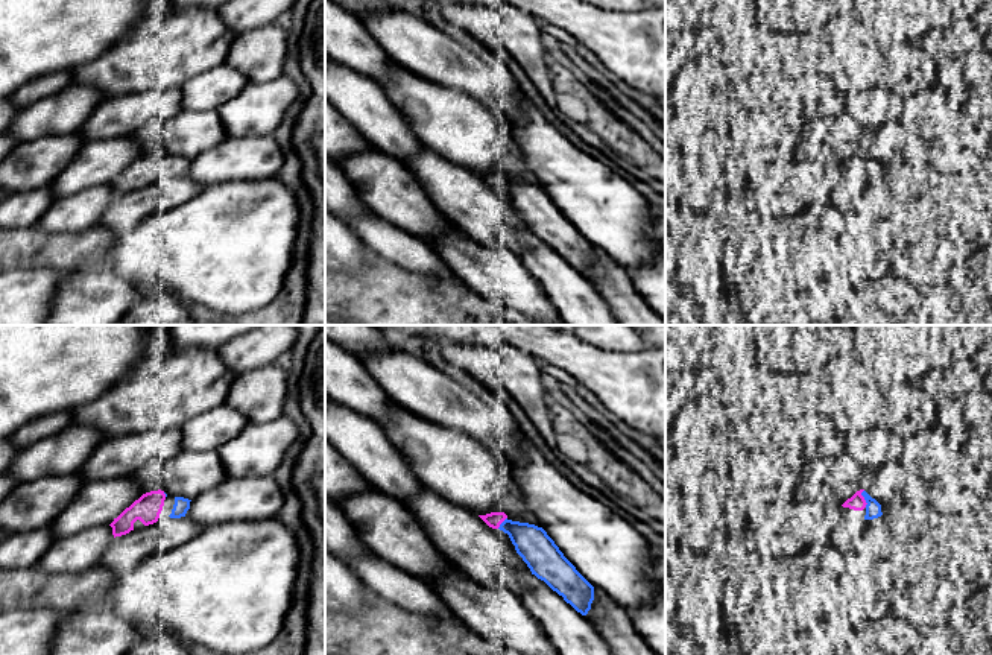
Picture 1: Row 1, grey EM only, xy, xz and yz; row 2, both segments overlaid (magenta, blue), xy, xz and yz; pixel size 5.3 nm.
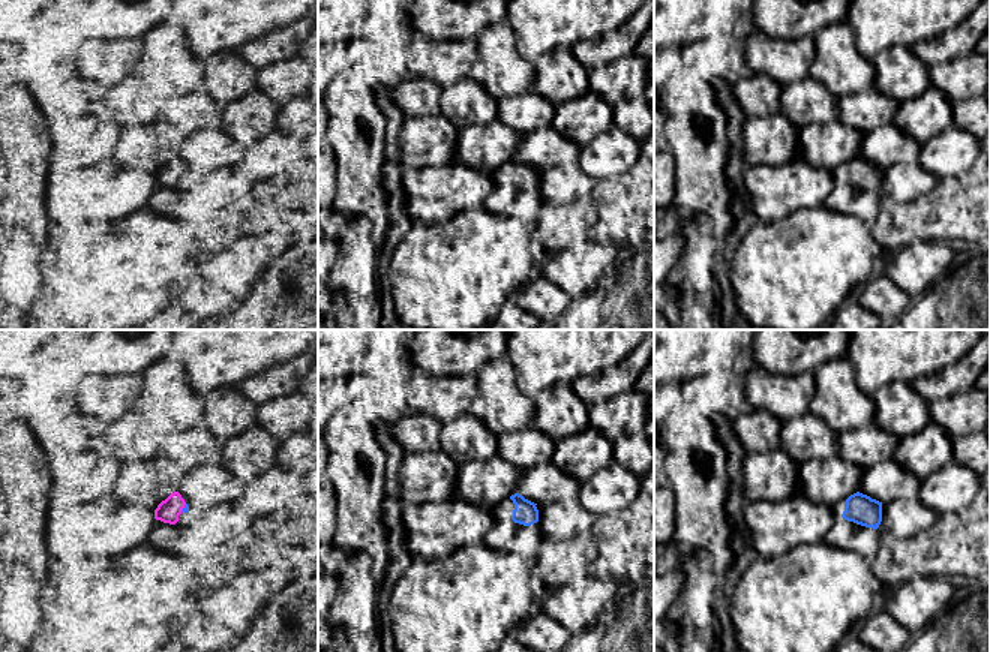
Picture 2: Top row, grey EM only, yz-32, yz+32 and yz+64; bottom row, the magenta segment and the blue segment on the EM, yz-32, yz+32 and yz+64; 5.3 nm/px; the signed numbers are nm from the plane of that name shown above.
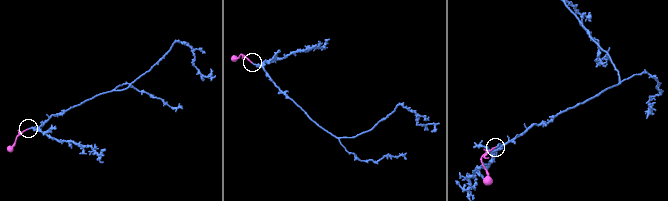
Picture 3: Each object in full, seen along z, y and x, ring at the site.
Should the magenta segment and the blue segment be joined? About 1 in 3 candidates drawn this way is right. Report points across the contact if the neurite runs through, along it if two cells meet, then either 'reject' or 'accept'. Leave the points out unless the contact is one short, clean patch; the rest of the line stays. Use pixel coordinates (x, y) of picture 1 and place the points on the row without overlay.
accept

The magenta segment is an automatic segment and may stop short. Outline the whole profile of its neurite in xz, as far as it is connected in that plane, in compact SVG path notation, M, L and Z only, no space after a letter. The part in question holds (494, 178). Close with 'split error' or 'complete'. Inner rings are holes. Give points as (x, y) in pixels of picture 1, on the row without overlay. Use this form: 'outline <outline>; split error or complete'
outline M504 172L479 175L489 187L509 195L517 213L532 234L544 240L577 272L586 275L594 260L594 246L564 216L542 187L512 181Z; split error

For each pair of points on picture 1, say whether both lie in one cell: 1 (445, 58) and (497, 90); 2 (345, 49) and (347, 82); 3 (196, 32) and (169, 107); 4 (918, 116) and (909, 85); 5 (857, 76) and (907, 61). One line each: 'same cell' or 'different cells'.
1: same cell
2: different cells
3: different cells
4: different cells
5: different cells

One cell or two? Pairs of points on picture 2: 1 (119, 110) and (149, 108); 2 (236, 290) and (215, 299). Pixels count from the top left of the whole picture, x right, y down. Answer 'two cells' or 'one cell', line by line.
1: one cell
2: two cells

